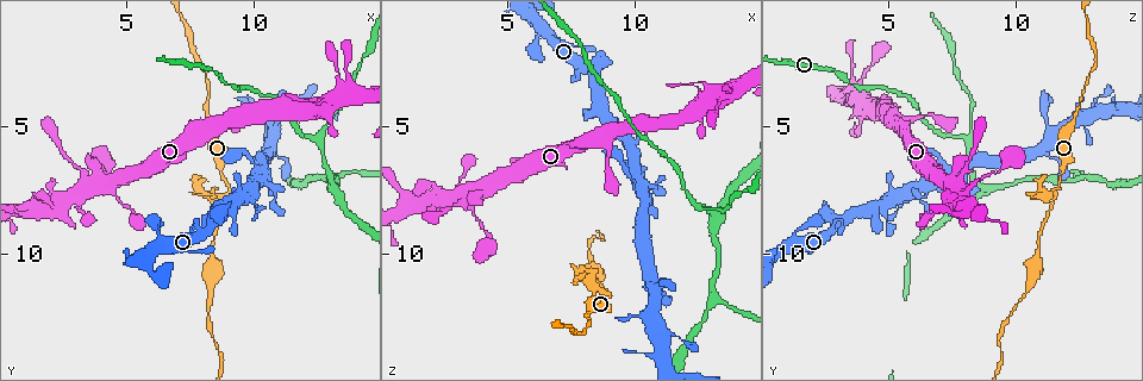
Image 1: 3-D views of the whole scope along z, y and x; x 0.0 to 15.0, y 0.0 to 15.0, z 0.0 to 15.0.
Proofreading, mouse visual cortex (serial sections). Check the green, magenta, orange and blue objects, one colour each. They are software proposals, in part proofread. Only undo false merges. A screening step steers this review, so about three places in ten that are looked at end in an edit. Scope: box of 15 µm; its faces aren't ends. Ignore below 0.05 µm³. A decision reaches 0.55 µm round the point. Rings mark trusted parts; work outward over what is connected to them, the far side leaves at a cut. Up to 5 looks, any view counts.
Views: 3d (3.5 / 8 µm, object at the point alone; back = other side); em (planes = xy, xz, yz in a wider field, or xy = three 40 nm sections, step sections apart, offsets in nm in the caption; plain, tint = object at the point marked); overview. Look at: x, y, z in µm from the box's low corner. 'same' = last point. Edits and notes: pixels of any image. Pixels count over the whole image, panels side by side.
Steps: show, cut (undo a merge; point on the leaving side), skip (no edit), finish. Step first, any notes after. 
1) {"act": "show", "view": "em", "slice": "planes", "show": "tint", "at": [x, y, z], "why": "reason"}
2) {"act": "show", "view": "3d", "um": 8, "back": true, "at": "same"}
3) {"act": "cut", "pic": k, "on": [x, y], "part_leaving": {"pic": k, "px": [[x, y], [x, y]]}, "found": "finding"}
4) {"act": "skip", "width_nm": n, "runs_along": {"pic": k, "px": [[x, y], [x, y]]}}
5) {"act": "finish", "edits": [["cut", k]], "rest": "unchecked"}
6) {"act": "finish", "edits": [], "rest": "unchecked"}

{"act": "show", "view": "3d", "um": 3.5, "at": [11.4, 4.0, 13.1], "why": "thick turns thin"}

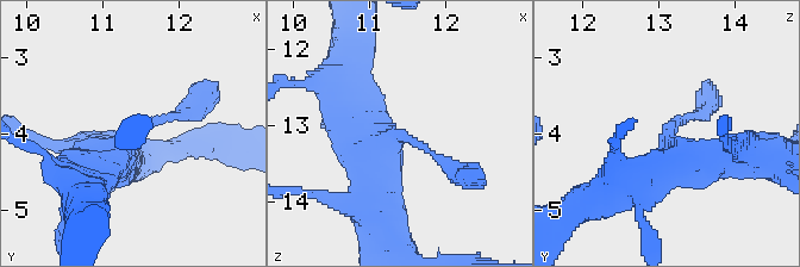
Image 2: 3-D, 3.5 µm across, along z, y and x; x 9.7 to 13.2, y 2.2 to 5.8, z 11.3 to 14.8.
{"act": "show", "view": "em", "slice": "xy", "step": 1, "show": "plain", "at": [11.40, 4.00, 13.10]}

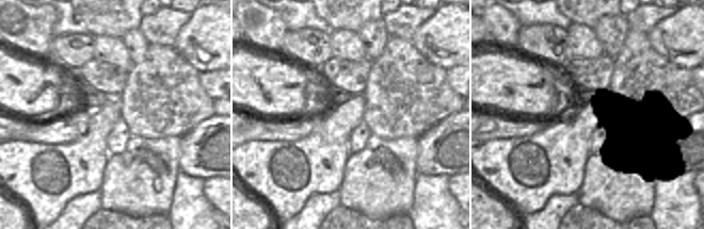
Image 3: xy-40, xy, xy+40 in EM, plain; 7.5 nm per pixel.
{"act": "show", "view": "em", "slice": "xy", "step": 1, "show": "tint", "at": "same", "why": "with the object marked"}

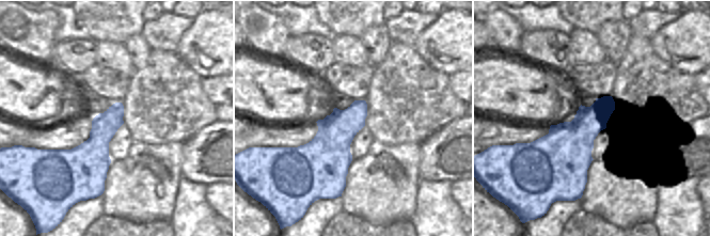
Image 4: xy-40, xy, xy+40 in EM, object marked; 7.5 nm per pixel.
{"act": "skip", "runs_along": {"pic": 2, "px": [[93, 178], [137, 130], [195, 109]]}, "found": "continuous, no second cell"}

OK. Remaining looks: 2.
{"act": "show", "view": "3d", "um": 3.5, "back": true, "at": [8.9, 7.8, 11.6], "why": "arms part here"}

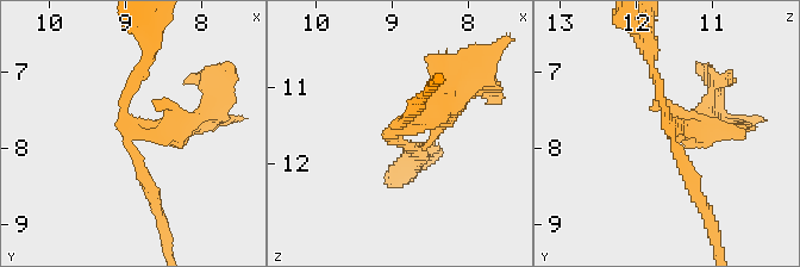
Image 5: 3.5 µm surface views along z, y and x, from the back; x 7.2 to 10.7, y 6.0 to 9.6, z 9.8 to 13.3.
{"act": "show", "view": "em", "slice": "xy", "step": 1, "show": "tint", "at": [8.95, 7.75, 11.55], "why": "shape alone is not enough"}

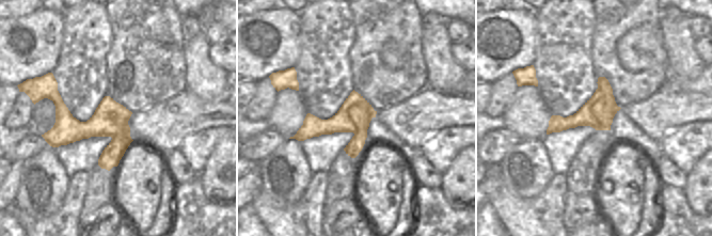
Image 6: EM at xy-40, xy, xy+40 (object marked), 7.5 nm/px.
{"act": "skip", "runs_along": {"pic": 5, "px": [[649, 60], [664, 122], [695, 196]]}, "found": "continuous, no second cell"}

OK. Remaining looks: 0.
{"act": "finish", "edits": [], "rest": "unchecked"}

